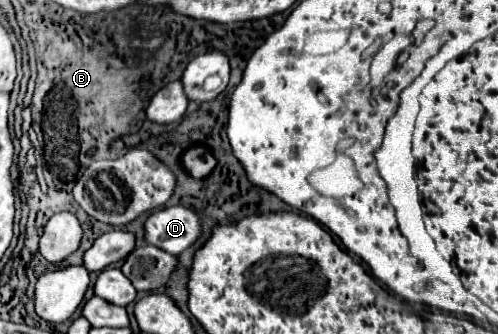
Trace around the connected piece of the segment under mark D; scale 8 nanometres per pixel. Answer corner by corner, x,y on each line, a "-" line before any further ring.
186,206
154,212
146,220
146,242
170,254
182,254
202,236
202,216

